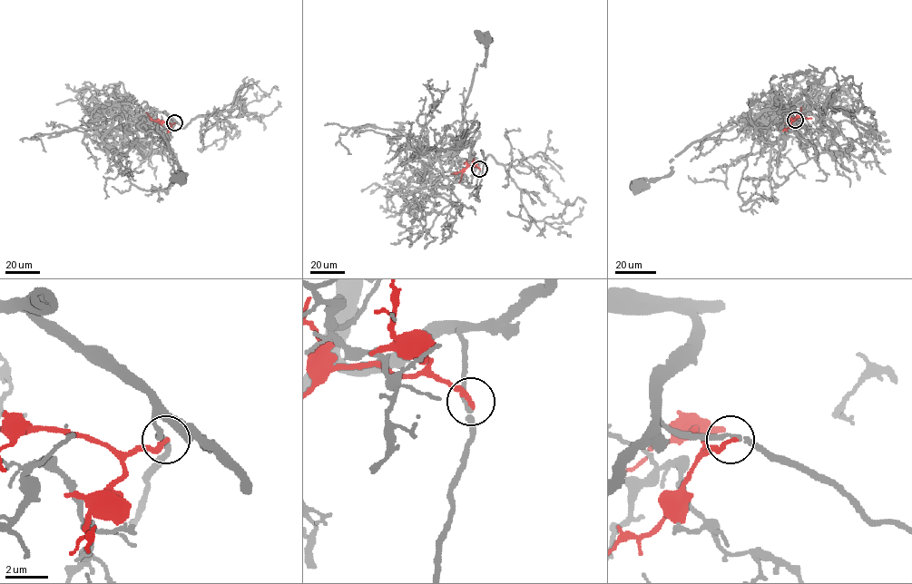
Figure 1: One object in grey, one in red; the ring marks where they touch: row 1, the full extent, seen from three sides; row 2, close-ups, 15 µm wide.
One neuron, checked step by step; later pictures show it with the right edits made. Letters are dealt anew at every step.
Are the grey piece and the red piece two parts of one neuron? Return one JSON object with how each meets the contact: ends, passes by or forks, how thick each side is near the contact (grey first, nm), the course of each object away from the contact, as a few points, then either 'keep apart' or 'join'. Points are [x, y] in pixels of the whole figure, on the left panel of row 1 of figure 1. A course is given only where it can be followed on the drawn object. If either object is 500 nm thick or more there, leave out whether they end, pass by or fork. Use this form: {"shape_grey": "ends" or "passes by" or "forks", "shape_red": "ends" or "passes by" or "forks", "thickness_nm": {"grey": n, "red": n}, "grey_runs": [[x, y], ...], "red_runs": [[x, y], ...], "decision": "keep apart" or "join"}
{"shape_grey": "passes by", "shape_red": "ends", "thickness_nm": {"grey": 200, "red": 220}, "grey_runs": [[174, 122], [162, 112], [151, 114], [146, 121], [157, 123], [157, 130], [183, 173], [182, 179], [180, 176]], "red_runs": [[174, 122], [153, 120], [146, 112]], "decision": "keep apart"}

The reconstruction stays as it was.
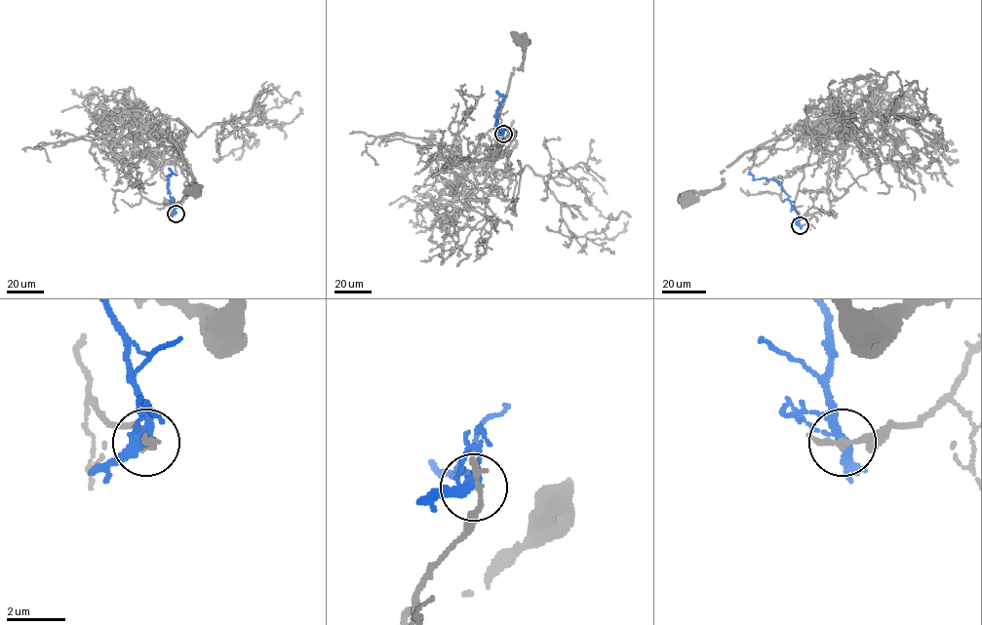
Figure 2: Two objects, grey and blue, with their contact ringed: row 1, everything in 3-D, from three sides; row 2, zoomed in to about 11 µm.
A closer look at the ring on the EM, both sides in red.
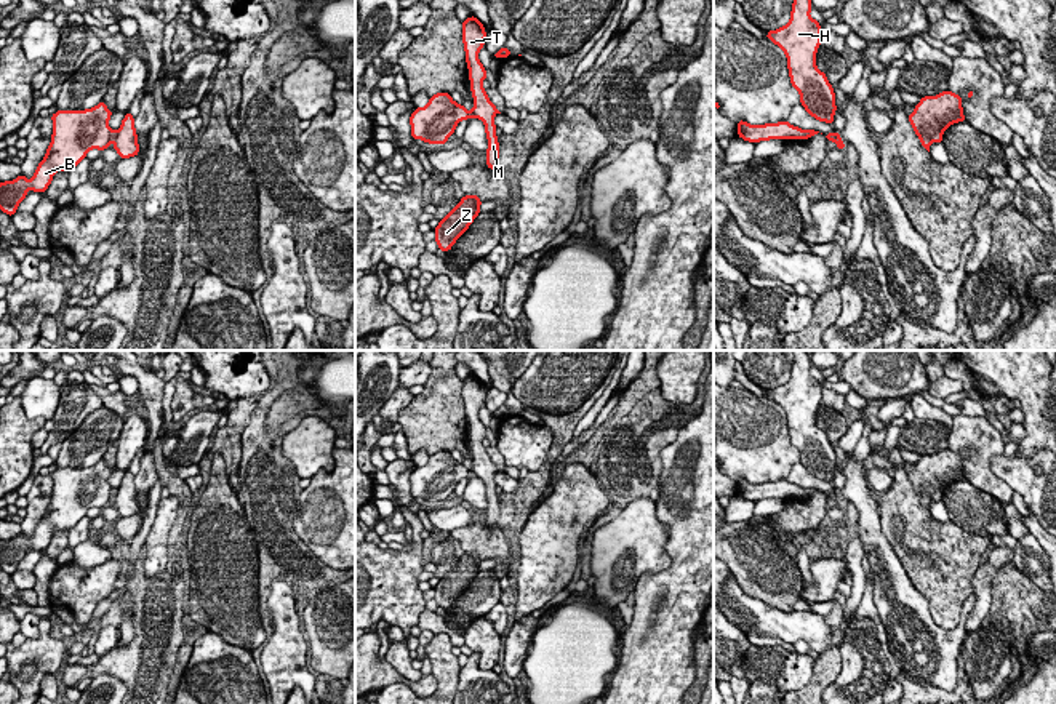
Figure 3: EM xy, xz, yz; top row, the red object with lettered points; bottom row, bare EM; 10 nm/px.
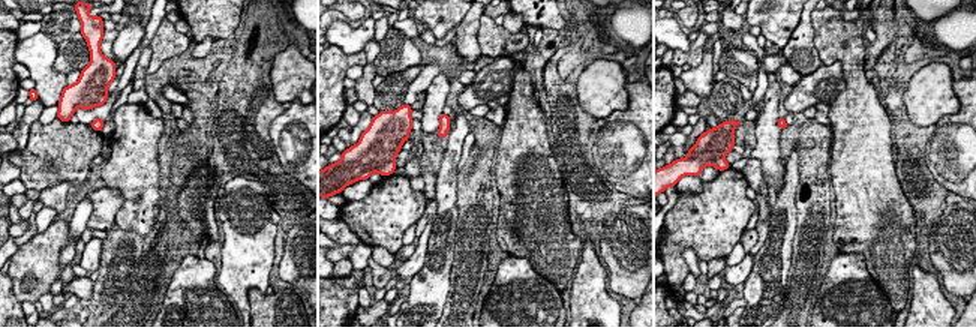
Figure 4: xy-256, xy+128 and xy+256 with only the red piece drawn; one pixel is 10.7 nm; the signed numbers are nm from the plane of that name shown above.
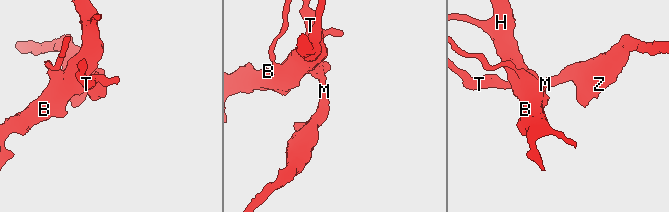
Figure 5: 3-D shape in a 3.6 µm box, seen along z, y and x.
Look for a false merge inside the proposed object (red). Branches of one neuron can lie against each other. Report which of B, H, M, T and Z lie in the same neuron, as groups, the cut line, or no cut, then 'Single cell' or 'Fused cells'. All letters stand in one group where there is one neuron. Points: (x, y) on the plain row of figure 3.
Groups: B H / M T Z. Split along xy (114, 490), (111, 498). Fused cells

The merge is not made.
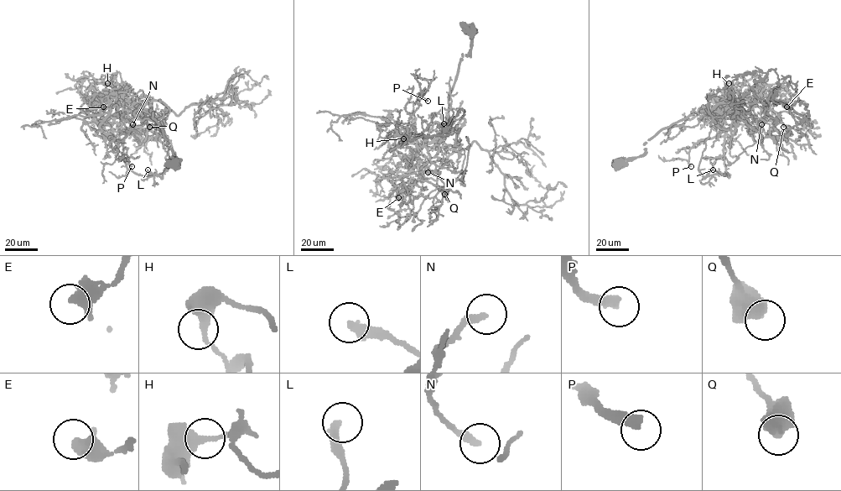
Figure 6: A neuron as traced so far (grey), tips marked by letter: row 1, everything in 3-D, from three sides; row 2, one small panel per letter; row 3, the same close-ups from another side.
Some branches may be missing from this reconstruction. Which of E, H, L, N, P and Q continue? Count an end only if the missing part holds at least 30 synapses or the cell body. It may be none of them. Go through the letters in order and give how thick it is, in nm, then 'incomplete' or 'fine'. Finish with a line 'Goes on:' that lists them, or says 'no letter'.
E: calibre 400 nm; fine
H: calibre 380 nm; fine
L: calibre 320 nm; fine
N: calibre 280 nm; fine
P: calibre 400 nm; incomplete
Q: calibre 600 nm; fine
Goes on: P

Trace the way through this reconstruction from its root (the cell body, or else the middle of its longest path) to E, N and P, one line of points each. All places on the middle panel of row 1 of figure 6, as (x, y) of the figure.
E: (469, 28), (471, 49), (463, 54), (449, 96), (446, 122), (418, 152), (398, 197)
N: (469, 28), (471, 49), (463, 54), (449, 96), (447, 120), (423, 145), (431, 162), (428, 172)
P: (469, 28), (439, 133), (427, 143), (396, 133), (428, 101)

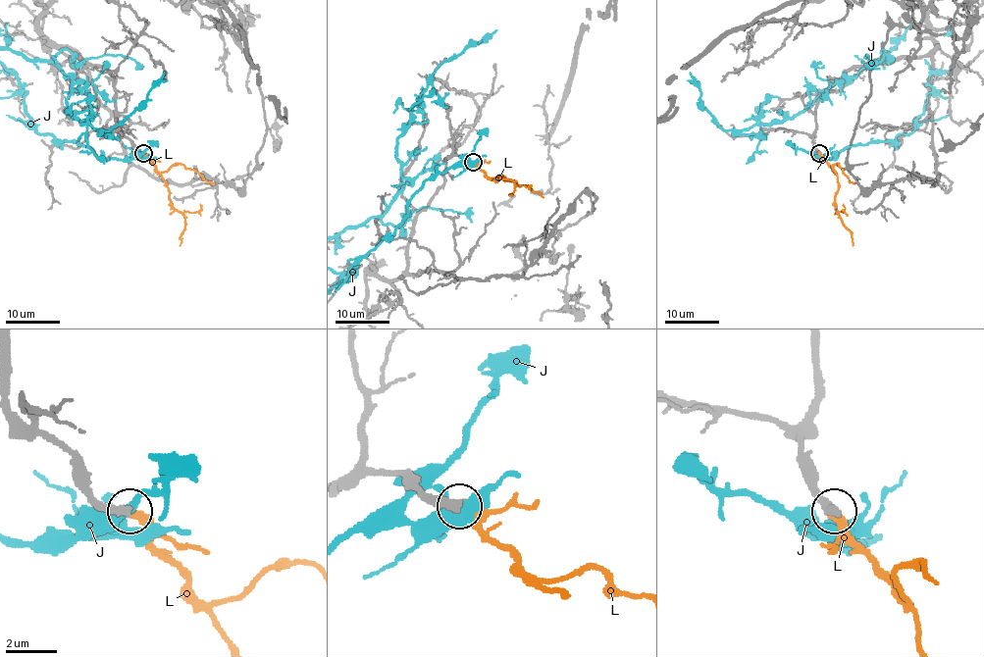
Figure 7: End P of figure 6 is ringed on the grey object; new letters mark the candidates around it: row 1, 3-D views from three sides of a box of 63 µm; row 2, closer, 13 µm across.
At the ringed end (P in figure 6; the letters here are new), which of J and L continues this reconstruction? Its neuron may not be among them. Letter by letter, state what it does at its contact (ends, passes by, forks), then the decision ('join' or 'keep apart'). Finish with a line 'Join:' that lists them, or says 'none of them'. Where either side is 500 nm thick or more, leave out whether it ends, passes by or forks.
J: it forks; keep apart
L: it ends; join
Join: L

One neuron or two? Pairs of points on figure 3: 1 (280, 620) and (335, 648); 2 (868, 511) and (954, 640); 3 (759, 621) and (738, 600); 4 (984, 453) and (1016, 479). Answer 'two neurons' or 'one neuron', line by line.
1: two neurons
2: one neuron
3: one neuron
4: two neurons

